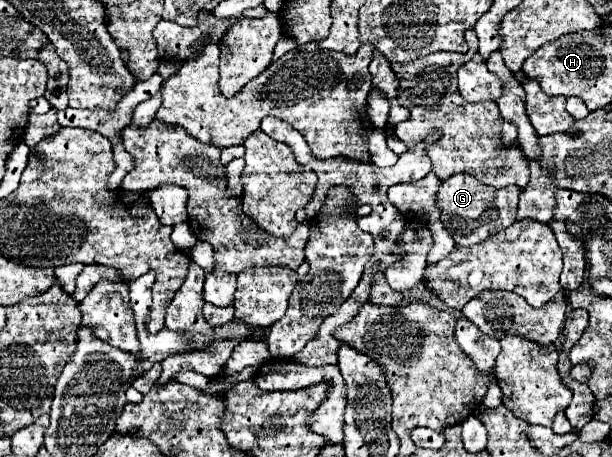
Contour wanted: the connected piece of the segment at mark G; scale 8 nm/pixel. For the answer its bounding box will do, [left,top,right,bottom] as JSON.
[440,174,520,246]

